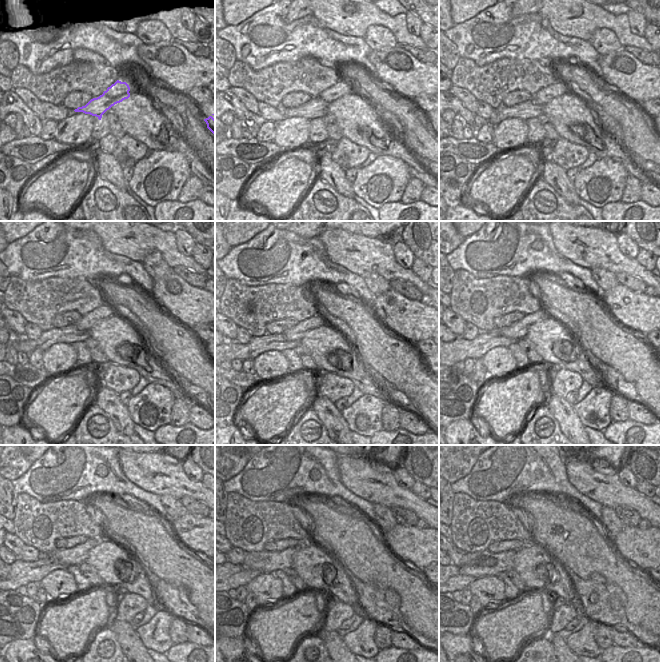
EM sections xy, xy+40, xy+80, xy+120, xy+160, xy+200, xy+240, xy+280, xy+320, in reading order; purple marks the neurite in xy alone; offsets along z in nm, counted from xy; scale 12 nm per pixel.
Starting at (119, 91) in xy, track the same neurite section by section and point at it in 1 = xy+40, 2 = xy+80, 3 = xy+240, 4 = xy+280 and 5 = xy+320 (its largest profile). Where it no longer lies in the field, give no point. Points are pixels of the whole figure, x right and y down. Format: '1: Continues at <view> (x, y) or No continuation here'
1: Continues at xy+40 (316, 107)
2: Continues at xy+80 (533, 108)
3: Continues at xy+240 (42, 562)
4: Continues at xy+280 (266, 562)
5: Continues at xy+320 (477, 564).

